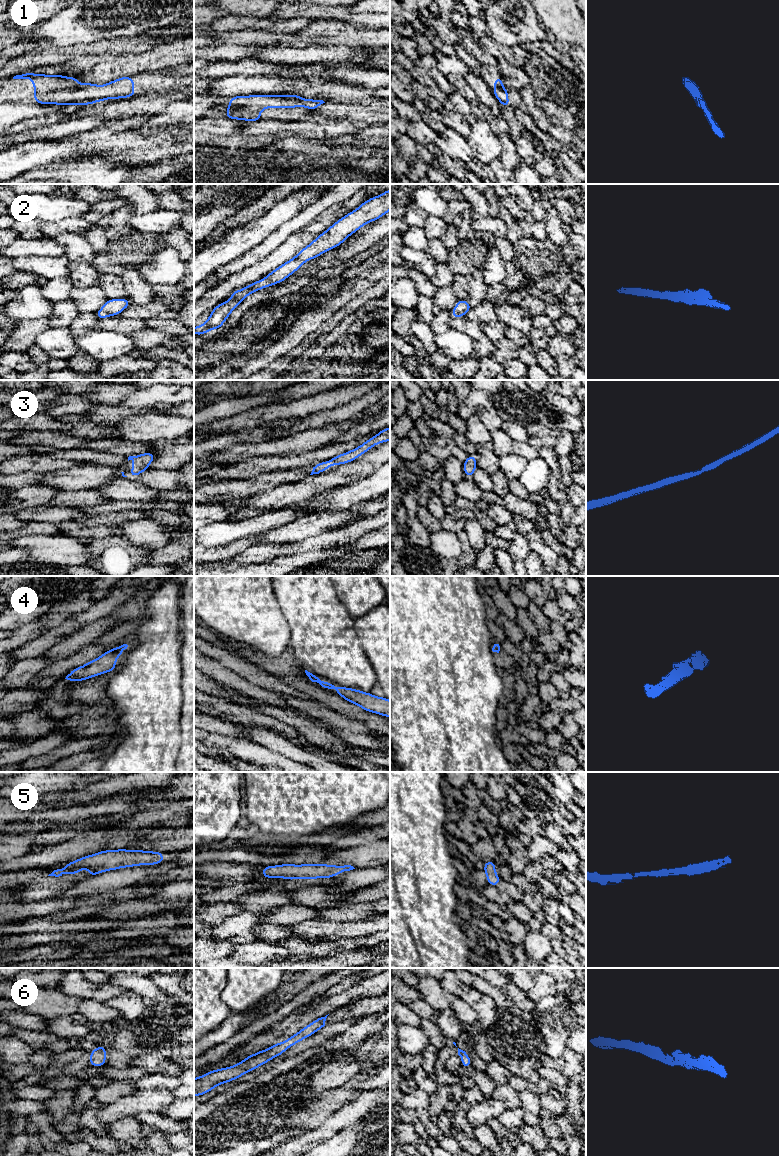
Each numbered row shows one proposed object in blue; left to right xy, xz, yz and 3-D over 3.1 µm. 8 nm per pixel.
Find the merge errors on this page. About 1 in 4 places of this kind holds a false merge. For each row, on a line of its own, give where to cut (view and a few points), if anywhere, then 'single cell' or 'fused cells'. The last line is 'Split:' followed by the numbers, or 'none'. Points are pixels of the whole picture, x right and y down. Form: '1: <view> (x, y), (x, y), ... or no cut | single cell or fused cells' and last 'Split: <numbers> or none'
1: no cut | single cell
2: no cut | single cell
3: no cut | single cell
4: no cut | single cell
5: no cut | single cell
6: no cut | single cell
Split: none

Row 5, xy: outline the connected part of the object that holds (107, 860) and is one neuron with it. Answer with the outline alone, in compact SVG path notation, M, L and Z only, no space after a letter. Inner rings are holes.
M126 849L104 850L69 862L65 865L64 869L54 870L48 876L59 877L63 874L80 874L81 868L88 868L89 877L92 877L105 871L120 868L156 865L166 861L166 859L163 858L164 853L165 852Z

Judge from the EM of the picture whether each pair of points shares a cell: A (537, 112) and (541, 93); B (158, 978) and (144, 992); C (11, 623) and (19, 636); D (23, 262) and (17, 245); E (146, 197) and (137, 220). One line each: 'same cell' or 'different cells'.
A: different cells
B: different cells
C: different cells
D: different cells
E: different cells

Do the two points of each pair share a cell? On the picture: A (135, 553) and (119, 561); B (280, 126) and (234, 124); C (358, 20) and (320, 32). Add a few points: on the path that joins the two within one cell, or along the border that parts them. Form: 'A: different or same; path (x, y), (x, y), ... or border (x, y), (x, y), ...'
A: same; path (131, 556), (123, 560)
B: different; border (247, 121), (238, 132)
C: different; border (324, 19), (343, 20), (359, 27), (370, 28)

